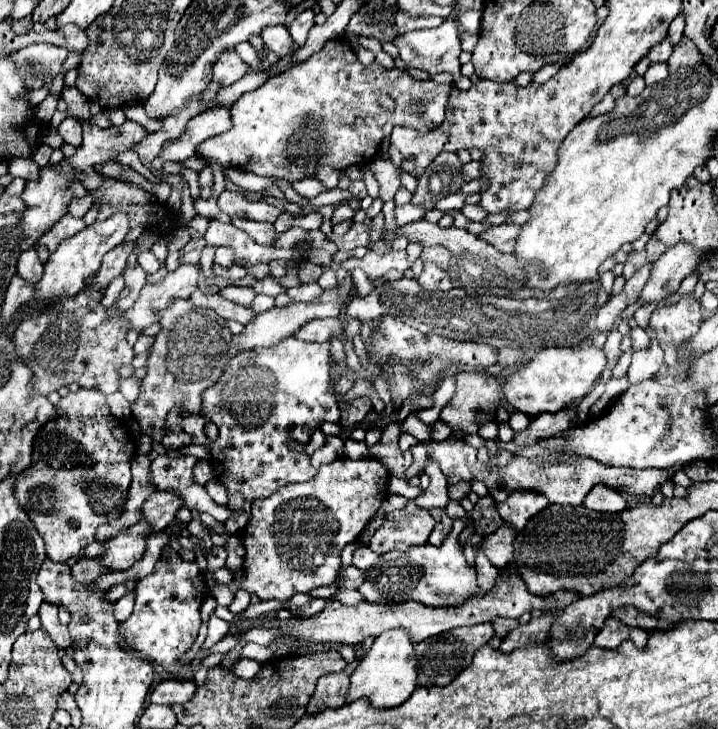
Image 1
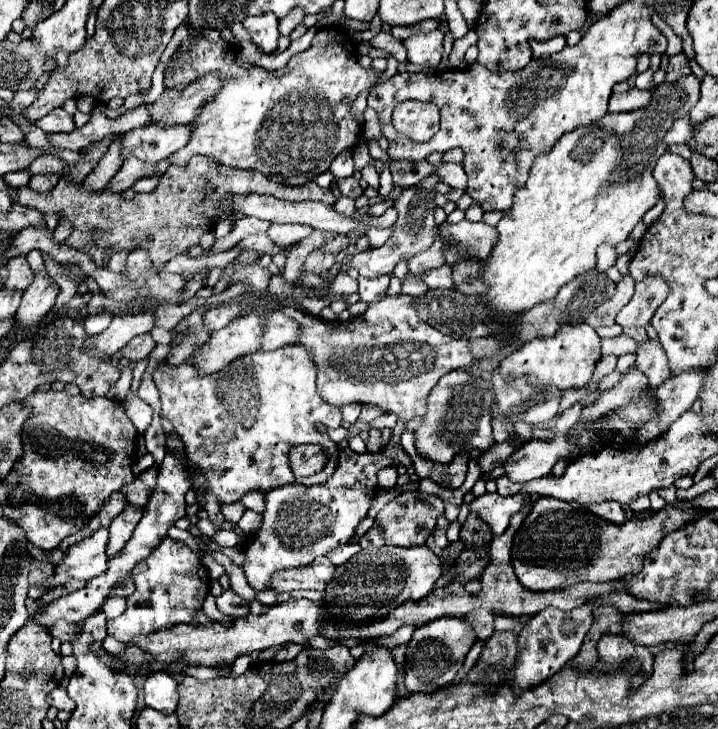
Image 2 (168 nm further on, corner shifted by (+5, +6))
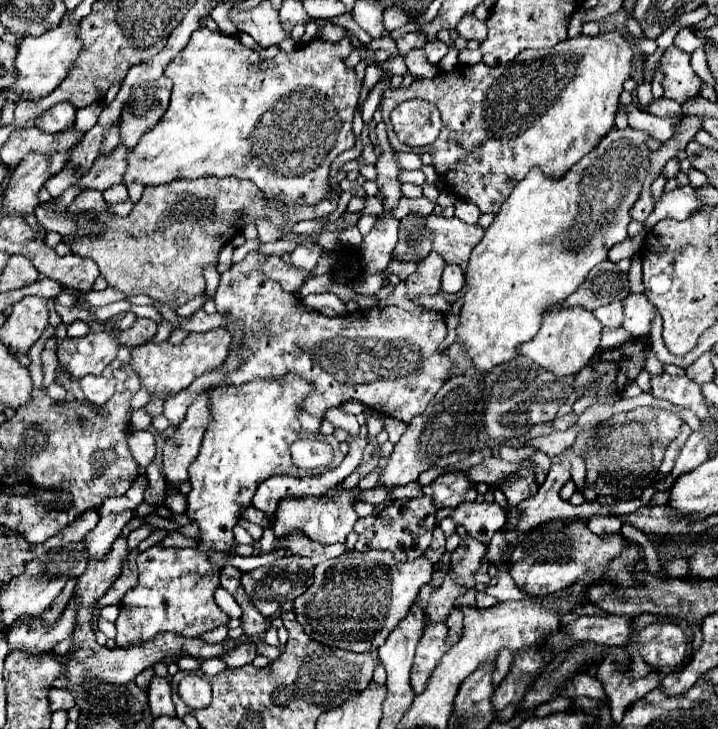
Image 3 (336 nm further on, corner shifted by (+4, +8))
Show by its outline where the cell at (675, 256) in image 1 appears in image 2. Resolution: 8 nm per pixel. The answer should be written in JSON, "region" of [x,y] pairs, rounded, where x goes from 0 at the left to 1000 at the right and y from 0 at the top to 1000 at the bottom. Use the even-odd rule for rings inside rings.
{"region":[[[901,379],[884,390],[884,403],[876,417],[859,431],[865,447],[901,447],[912,425],[929,409],[929,392],[923,392],[921,379]]]}

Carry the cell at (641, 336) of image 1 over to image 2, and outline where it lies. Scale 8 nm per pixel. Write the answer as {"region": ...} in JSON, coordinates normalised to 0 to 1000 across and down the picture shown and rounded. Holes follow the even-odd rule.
{"region":[[[896,466],[887,469],[887,505],[904,516],[904,529],[915,532],[932,519],[932,502],[929,502],[929,488],[926,480],[921,477],[918,466]]]}

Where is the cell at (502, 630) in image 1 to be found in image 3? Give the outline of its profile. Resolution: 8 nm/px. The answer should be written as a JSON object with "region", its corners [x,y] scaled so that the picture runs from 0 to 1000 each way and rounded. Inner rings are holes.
{"region":[[[638,834],[627,840],[627,845],[621,848],[621,859],[624,859],[624,881],[630,886],[643,872],[643,840]]]}

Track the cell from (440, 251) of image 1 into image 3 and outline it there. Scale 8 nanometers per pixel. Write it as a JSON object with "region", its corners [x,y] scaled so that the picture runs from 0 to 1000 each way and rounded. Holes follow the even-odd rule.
{"region":[[[599,346],[585,357],[582,370],[565,381],[565,403],[574,406],[604,406],[613,401],[613,379],[621,359],[607,346]]]}

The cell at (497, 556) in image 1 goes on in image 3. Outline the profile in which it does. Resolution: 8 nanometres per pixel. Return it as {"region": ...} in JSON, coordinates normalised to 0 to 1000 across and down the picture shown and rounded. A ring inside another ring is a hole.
{"region":[[[621,790],[618,801],[599,818],[593,842],[602,845],[602,853],[618,853],[643,815],[649,815],[649,807],[638,804],[627,790]]]}

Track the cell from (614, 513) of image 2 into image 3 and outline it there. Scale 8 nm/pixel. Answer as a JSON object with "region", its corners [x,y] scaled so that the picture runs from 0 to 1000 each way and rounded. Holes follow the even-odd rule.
{"region":[[[825,708],[819,713],[819,724],[830,733],[830,735],[850,735],[850,733],[864,733],[866,716],[858,708]]]}

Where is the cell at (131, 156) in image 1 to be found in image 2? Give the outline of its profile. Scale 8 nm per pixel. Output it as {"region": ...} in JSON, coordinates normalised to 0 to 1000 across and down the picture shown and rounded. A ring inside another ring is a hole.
{"region":[[[77,148],[74,154],[68,154],[57,165],[52,165],[49,173],[65,184],[77,184],[77,181],[93,184],[93,181],[102,181],[104,167],[102,167],[102,159],[96,159],[88,148]]]}

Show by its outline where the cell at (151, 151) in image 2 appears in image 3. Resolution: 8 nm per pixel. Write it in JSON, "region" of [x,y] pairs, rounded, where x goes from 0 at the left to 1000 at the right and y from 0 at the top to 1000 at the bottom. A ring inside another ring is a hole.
{"region":[[[164,198],[164,203],[150,214],[142,217],[136,214],[131,219],[131,228],[117,239],[114,250],[109,250],[106,255],[114,261],[150,261],[159,252],[170,250],[170,241],[175,236],[175,214],[178,214],[178,203]]]}

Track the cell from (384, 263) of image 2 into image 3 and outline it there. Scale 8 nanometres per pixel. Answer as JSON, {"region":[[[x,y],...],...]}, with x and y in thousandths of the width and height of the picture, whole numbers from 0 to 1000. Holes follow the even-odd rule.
{"region":[[[565,296],[557,302],[557,329],[549,343],[549,354],[560,359],[588,357],[599,348],[599,326],[591,307],[591,296]]]}

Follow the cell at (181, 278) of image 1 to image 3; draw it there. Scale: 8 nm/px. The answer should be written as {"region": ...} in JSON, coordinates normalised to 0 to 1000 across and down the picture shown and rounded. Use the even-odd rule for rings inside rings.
{"region":[[[89,444],[78,450],[81,497],[103,519],[123,513],[142,513],[142,508],[162,491],[167,455],[125,455],[117,464],[95,464]]]}

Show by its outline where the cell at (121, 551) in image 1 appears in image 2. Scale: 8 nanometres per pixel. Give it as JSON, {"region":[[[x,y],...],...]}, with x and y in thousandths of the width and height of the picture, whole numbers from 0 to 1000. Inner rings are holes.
{"region":[[[138,724],[124,741],[113,741],[110,746],[93,752],[93,763],[82,779],[77,779],[74,790],[63,798],[68,809],[77,804],[91,801],[96,793],[107,796],[127,796],[149,782],[149,743],[152,743],[152,727]]]}

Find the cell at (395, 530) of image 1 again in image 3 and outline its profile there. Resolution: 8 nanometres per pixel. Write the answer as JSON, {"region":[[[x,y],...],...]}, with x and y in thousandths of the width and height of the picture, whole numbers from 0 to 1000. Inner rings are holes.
{"region":[[[593,680],[585,683],[565,683],[565,686],[552,686],[546,694],[540,694],[535,702],[526,705],[524,716],[507,727],[496,743],[499,757],[510,754],[540,754],[546,757],[554,768],[577,768],[591,760],[591,754],[602,743],[602,727],[604,727],[604,708],[607,700],[602,697],[602,686]],[[588,686],[593,686],[593,724],[591,724],[591,697]]]}

